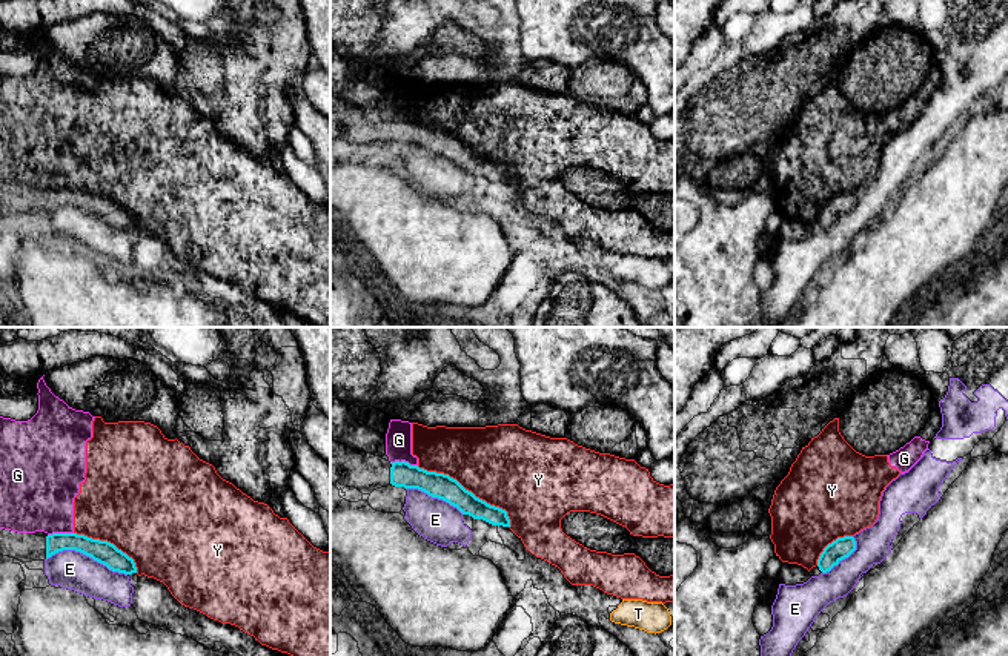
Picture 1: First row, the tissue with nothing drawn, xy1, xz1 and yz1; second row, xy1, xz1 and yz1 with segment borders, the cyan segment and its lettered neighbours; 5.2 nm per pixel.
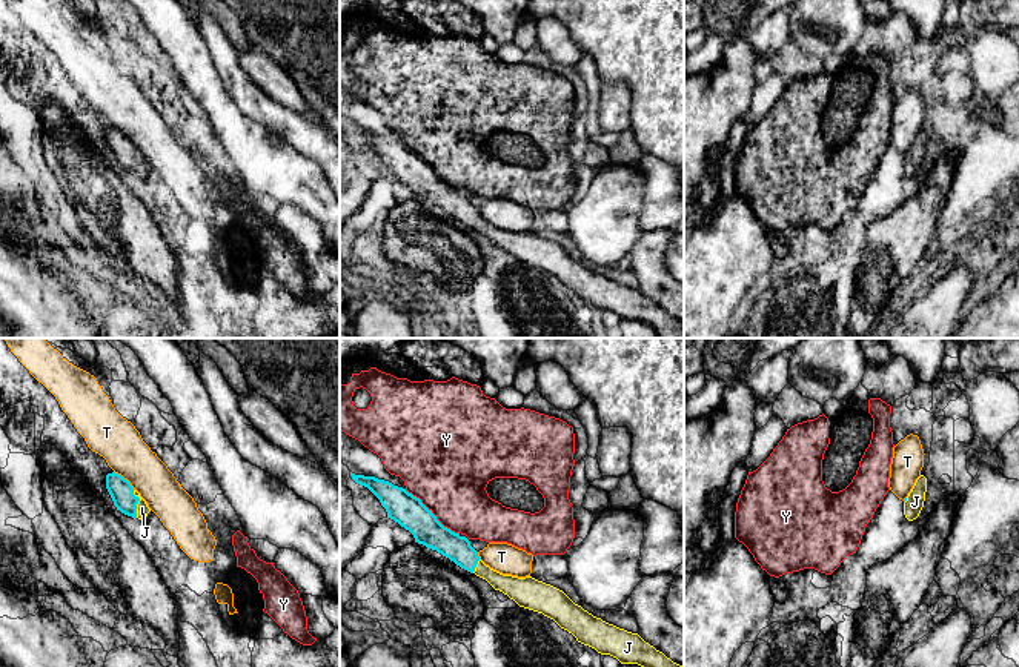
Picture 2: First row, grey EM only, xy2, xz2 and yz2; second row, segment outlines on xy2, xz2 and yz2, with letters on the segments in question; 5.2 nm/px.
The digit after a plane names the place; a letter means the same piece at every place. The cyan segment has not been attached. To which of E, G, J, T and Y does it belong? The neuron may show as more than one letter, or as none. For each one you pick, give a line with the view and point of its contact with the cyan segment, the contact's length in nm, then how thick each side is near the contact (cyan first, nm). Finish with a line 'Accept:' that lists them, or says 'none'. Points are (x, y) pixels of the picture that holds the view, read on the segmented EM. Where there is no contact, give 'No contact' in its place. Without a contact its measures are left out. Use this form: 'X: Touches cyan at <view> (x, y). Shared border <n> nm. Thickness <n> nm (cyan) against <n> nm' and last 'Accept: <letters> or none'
J: Touches cyan at xy2 (137, 503). Shared border 150 nm. Thickness 120 nm (cyan) against 60 nm
Accept: J

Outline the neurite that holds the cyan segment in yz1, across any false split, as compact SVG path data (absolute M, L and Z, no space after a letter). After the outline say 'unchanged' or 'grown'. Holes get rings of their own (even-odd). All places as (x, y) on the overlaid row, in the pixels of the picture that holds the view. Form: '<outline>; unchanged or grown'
M853 536L837 538L828 544L817 559L817 567L822 573L830 572L842 559L848 558L856 550L856 541Z; unchanged

